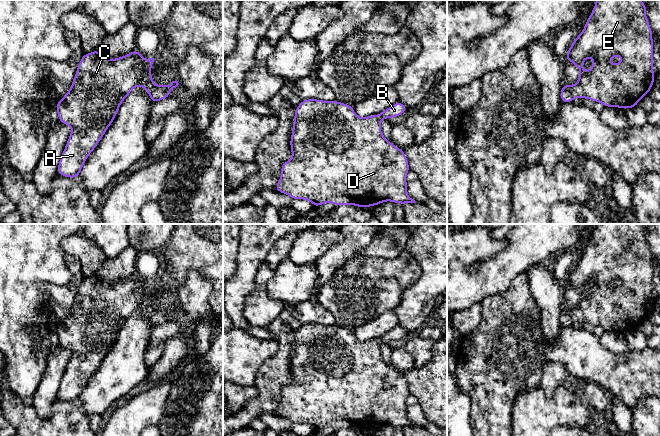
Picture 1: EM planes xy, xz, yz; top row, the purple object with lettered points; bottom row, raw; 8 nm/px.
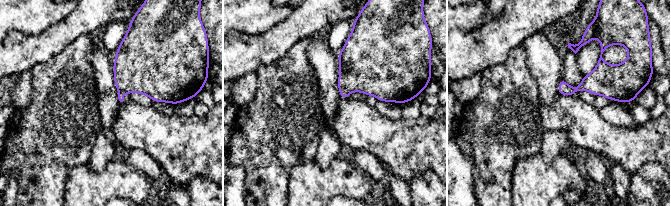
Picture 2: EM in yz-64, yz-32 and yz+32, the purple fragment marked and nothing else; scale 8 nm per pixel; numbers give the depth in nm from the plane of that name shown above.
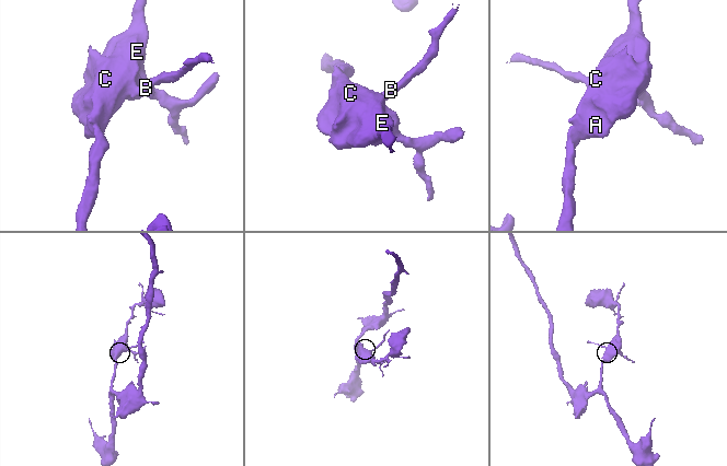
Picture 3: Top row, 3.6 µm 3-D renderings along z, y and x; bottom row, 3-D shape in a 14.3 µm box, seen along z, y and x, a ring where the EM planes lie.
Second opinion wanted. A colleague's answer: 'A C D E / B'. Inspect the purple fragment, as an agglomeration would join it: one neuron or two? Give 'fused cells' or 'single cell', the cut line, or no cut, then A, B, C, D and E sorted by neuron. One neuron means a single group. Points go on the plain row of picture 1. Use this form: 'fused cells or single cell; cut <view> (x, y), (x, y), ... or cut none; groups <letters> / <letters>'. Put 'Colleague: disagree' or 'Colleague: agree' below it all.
single cell; cut none; groups A B C D E
Colleague: disagree

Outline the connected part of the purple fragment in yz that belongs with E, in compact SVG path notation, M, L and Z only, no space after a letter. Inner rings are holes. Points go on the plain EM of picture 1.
M596 224L583 255L564 281L577 290L579 303L575 309L564 307L560 314L562 326L571 327L578 321L601 326L605 331L629 333L636 331L639 324L649 318L655 302L652 253L646 241L646 232L641 224ZM616 279L620 279L623 285L611 289L610 283ZM587 281L594 283L589 296L583 293Z

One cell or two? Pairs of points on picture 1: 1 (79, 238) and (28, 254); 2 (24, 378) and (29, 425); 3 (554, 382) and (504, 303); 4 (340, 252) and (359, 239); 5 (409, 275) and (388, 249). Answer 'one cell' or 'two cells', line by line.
1: two cells
2: two cells
3: two cells
4: one cell
5: two cells

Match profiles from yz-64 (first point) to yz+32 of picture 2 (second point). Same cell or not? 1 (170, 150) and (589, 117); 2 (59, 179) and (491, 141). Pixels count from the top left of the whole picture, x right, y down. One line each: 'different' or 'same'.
1: same
2: same

